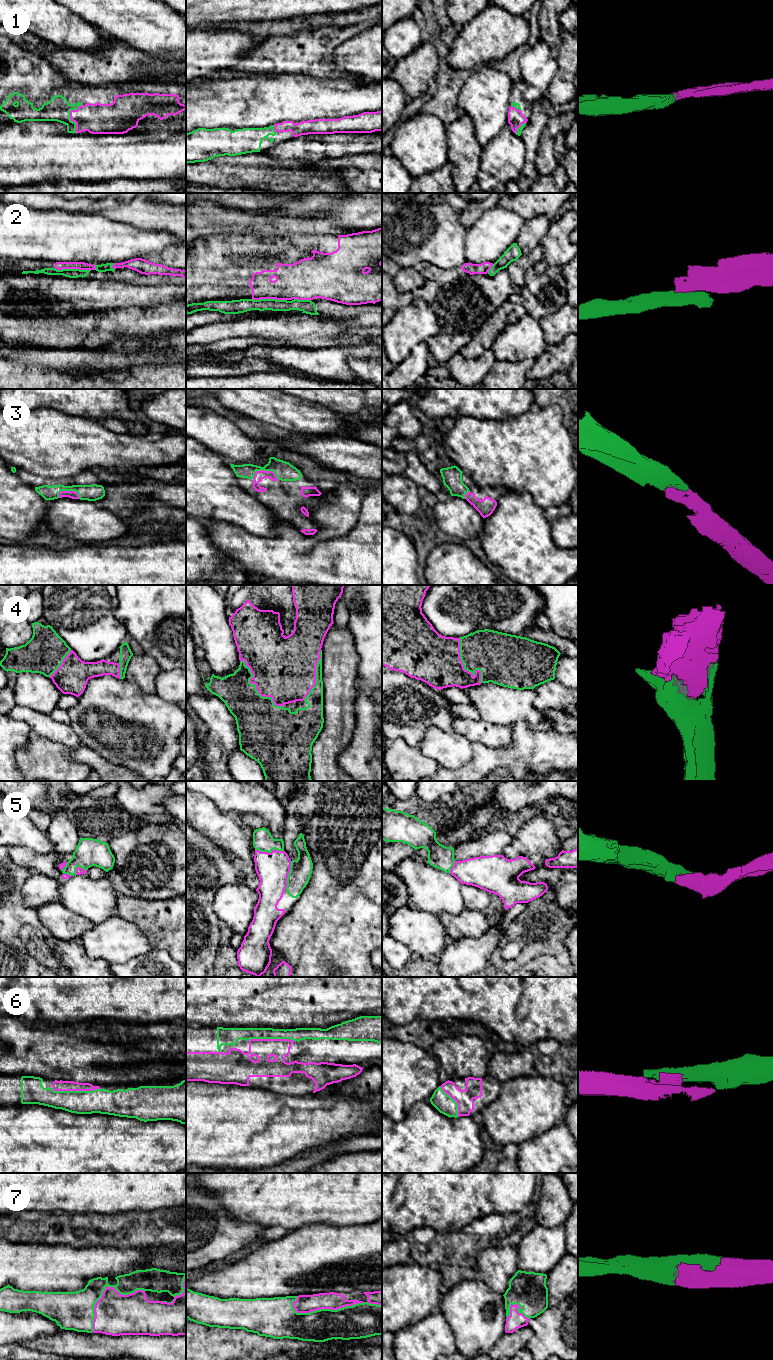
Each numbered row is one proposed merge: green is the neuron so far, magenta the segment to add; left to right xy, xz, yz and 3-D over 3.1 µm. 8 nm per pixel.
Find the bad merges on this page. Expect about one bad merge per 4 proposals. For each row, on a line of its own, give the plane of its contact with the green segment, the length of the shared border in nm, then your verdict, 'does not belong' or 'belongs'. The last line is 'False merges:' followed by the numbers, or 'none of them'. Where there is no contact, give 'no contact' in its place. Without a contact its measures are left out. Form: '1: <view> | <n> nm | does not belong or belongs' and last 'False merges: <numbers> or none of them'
1: xy | 240 nm | belongs
2: xy | 300 nm | does not belong
3: xz | 220 nm | belongs
4: xz | 500 nm | belongs
5: xz | 240 nm | belongs
6: xy | 400 nm | belongs
7: xz | 600 nm | belongs
False merges: 2

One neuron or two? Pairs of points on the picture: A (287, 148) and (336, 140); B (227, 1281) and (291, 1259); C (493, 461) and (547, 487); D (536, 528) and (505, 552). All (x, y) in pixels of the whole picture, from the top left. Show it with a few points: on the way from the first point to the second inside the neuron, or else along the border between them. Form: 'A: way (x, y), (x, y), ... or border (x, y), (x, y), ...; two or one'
A: way (299, 148), (324, 146); one
B: way (243, 1279), (275, 1269); one
C: way (506, 461), (521, 461), (534, 474); one
D: way (528, 532), (523, 534), (513, 544); one

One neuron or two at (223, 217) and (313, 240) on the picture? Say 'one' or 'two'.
two

